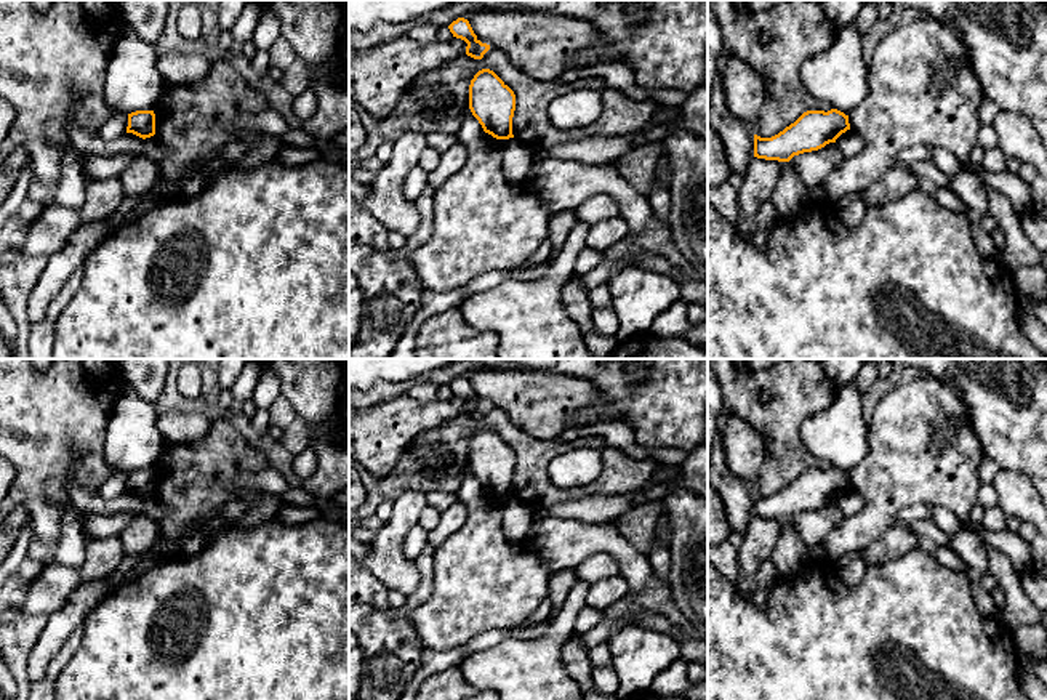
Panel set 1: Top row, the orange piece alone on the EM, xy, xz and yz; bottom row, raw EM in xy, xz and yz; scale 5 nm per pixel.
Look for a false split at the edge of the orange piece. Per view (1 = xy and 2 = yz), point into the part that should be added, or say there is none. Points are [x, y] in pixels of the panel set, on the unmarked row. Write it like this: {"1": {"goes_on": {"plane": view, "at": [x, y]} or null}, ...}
{"1": {"goes_on": null}, "2": {"goes_on": null}}

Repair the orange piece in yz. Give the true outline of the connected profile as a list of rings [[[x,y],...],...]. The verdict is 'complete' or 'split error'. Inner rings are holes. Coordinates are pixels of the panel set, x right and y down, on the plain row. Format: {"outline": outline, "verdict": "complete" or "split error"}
{"outline": [[[837,468],[807,469],[772,497],[754,493],[754,516],[789,521],[794,514],[824,506],[850,489],[848,474]]], "verdict": "complete"}

